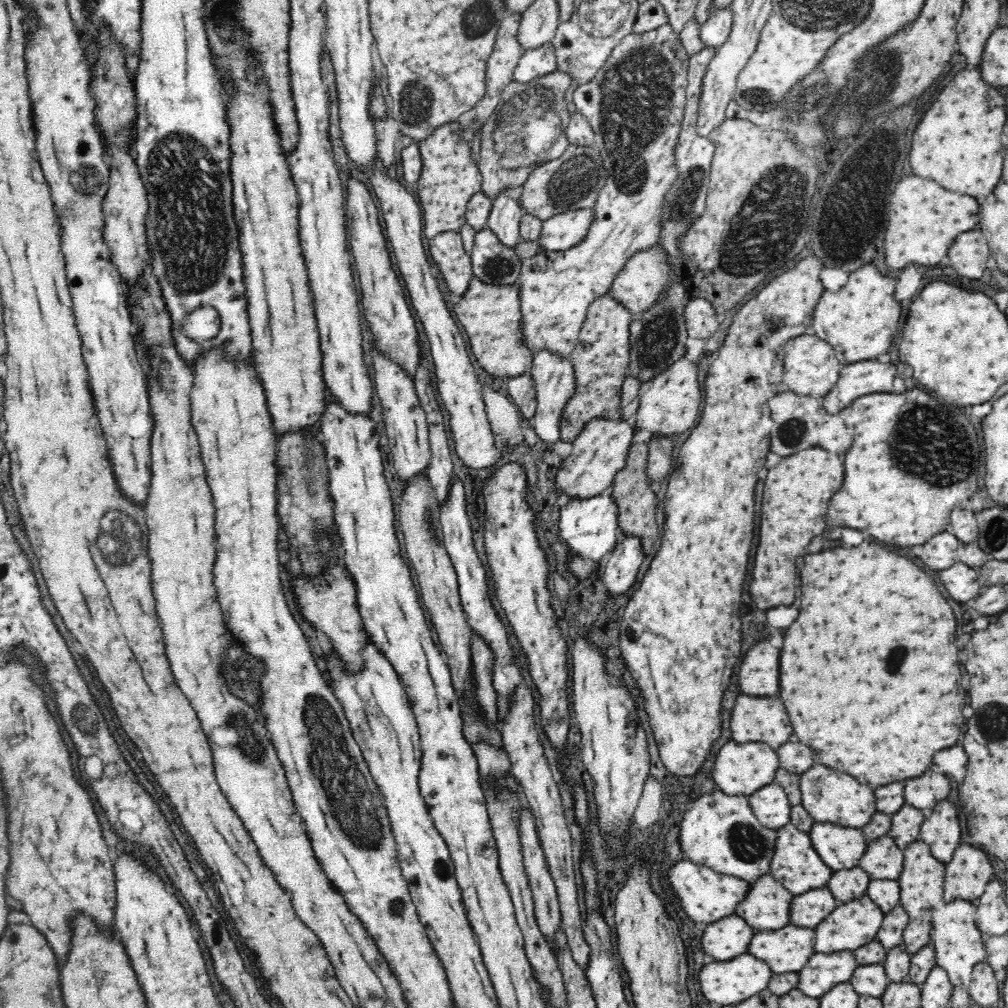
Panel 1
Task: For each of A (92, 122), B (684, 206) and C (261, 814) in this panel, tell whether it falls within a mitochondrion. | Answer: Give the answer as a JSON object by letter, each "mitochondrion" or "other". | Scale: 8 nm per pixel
{"A":"other","B":"mitochondrion","C":"other"}

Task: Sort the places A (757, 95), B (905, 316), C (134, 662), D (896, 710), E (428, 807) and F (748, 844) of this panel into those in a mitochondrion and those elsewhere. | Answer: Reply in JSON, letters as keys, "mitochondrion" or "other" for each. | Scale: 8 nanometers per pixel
{"A":"mitochondrion","B":"other","C":"mitochondrion","D":"other","E":"other","F":"mitochondrion"}

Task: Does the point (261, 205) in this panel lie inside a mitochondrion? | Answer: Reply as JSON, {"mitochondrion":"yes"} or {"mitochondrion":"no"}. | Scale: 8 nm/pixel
{"mitochondrion":"no"}

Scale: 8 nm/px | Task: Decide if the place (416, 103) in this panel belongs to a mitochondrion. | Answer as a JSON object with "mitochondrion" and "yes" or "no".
{"mitochondrion":"yes"}

